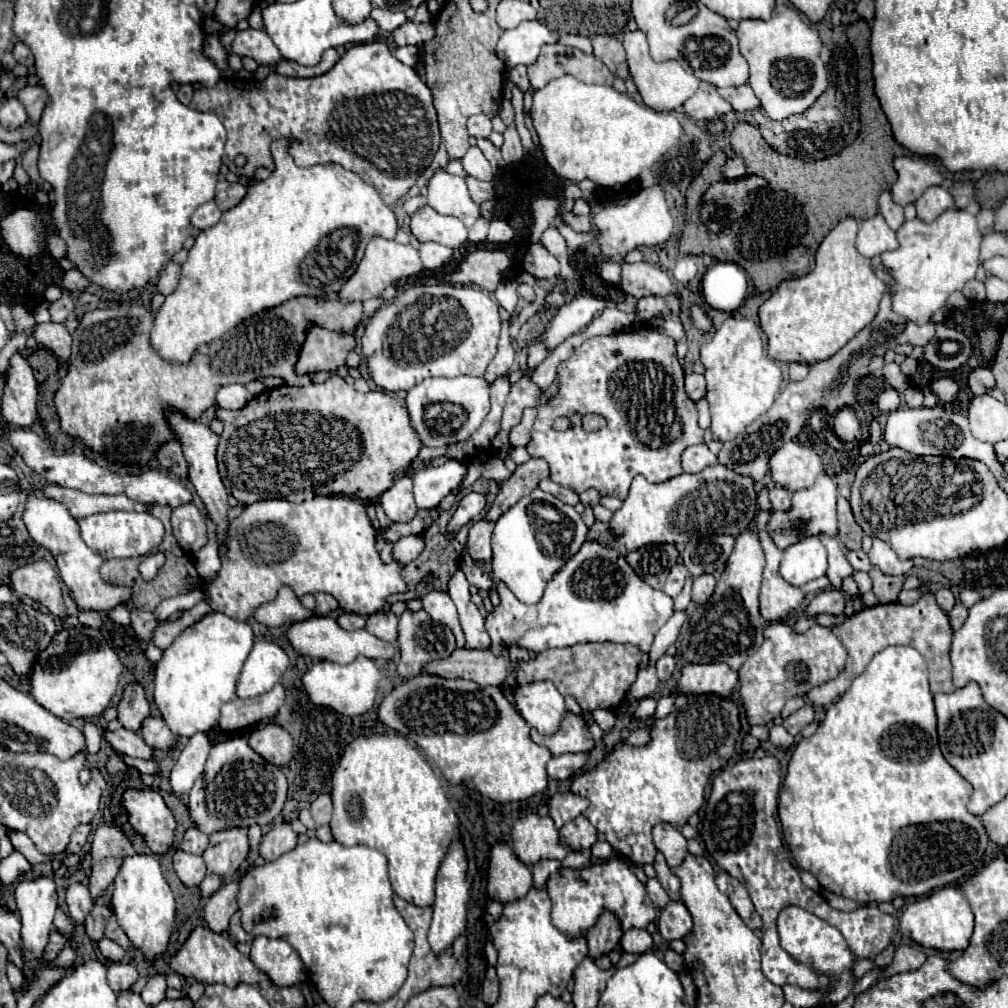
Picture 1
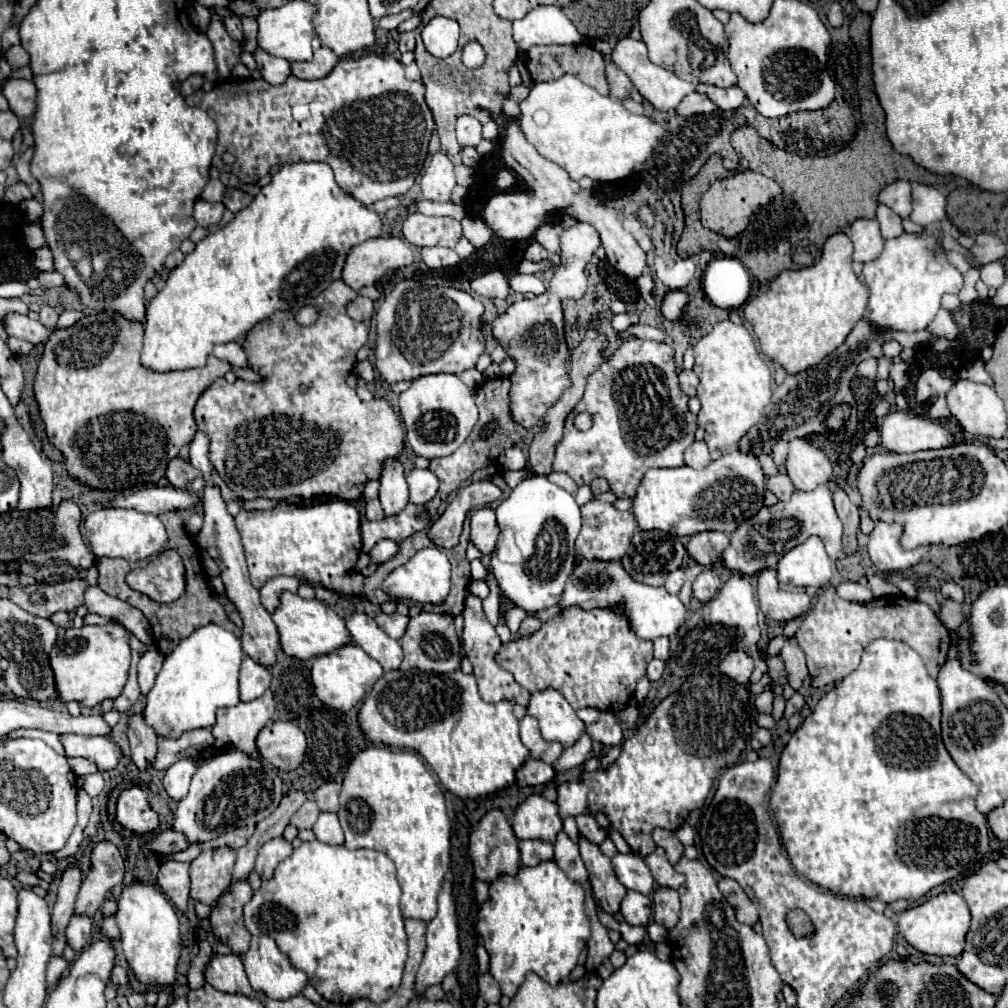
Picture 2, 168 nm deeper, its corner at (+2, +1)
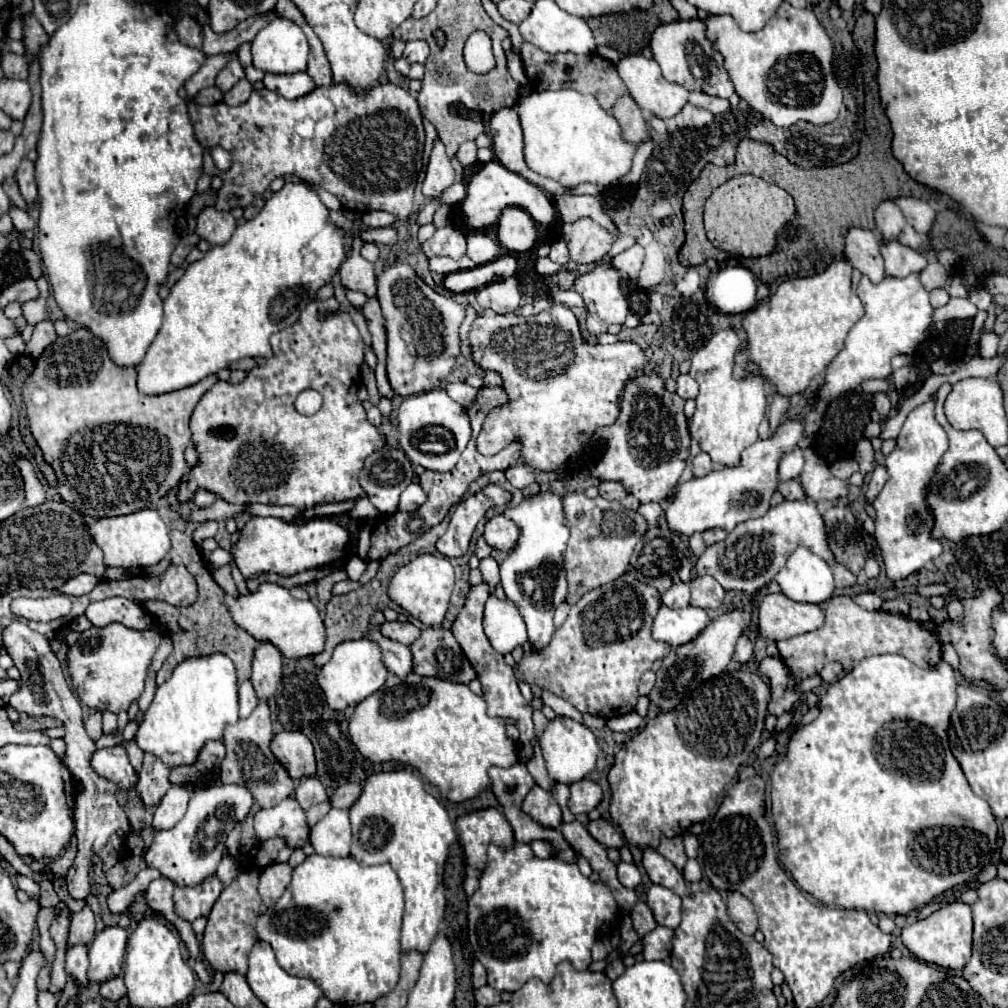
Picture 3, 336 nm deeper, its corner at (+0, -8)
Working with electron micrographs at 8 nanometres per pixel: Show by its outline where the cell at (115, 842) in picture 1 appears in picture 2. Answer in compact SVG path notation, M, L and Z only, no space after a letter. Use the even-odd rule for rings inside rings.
M99 842L93 848L91 862L93 862L93 868L83 880L75 902L75 914L89 916L89 918L97 914L97 910L105 900L105 894L113 886L121 884L125 876L125 862L119 850L111 842Z

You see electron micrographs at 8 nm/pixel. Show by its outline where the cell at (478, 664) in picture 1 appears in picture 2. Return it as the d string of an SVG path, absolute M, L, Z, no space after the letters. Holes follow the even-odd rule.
M577 606L543 622L531 636L511 640L497 654L497 662L531 694L557 688L575 710L591 706L607 712L621 712L629 704L651 658L653 642L637 638L621 610L593 608L585 612Z

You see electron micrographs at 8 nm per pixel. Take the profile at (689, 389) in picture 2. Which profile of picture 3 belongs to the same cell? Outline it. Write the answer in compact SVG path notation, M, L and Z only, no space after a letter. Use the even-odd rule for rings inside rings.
M679 375L677 379L677 395L683 399L695 399L699 393L699 385L691 375Z

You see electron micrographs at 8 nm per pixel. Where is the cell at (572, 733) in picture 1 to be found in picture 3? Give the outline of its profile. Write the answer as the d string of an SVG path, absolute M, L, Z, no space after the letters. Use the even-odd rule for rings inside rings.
M485 583L473 587L467 595L467 601L457 617L457 621L453 623L451 631L457 639L457 643L461 645L461 649L465 651L471 667L475 669L477 673L477 679L481 681L483 685L483 699L487 701L487 707L489 707L489 715L501 715L501 717L507 717L507 719L515 719L517 721L517 729L521 733L521 739L519 739L519 757L523 759L523 763L531 761L533 759L533 749L535 749L535 743L537 743L537 737L535 737L535 725L533 725L533 719L531 719L531 713L533 713L533 707L523 699L519 687L517 687L517 679L513 675L513 667L507 665L503 661L503 655L497 653L485 631L483 631L483 609L485 609L485 601L489 597L489 589Z

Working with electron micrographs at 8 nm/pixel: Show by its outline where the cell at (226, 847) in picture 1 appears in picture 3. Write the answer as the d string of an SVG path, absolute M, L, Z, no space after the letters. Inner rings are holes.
M217 875L207 877L203 883L193 885L193 887L185 887L185 885L175 885L175 911L187 919L187 921L195 921L201 915L209 915L213 903L217 901L217 897L223 891L223 883Z

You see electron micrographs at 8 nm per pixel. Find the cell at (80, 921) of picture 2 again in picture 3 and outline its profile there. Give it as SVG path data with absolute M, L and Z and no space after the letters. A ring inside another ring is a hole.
M73 945L67 949L67 973L71 973L73 977L77 977L77 981L81 981L83 985L87 985L87 967L89 967L89 959L87 959L87 945Z

